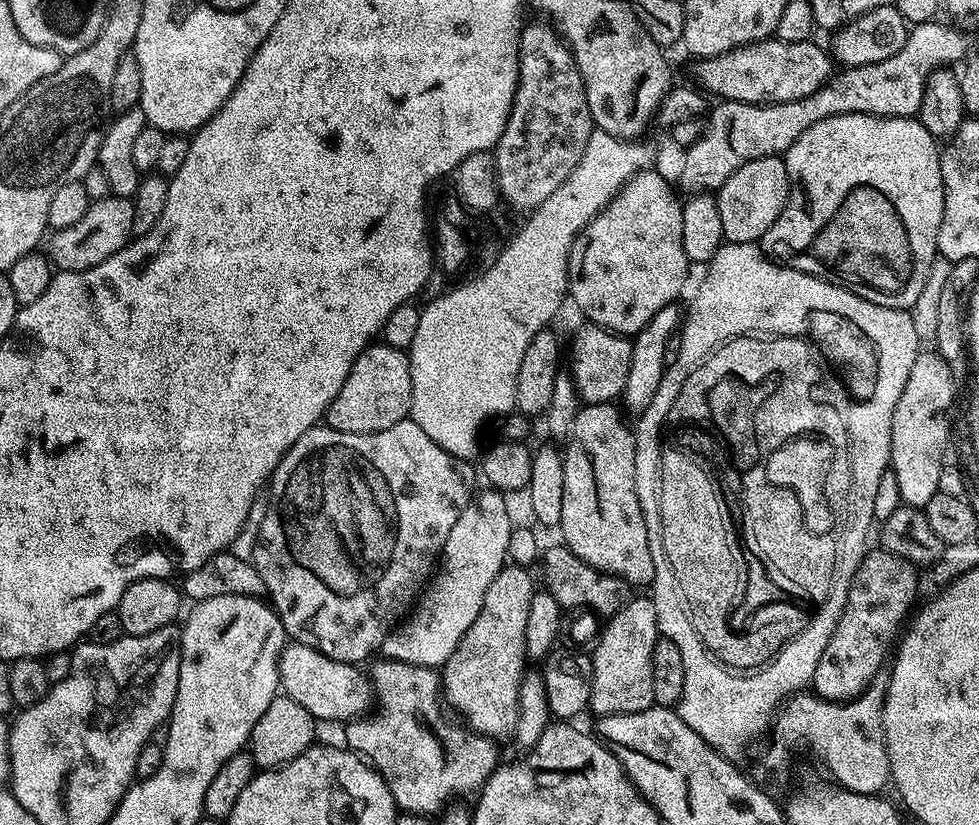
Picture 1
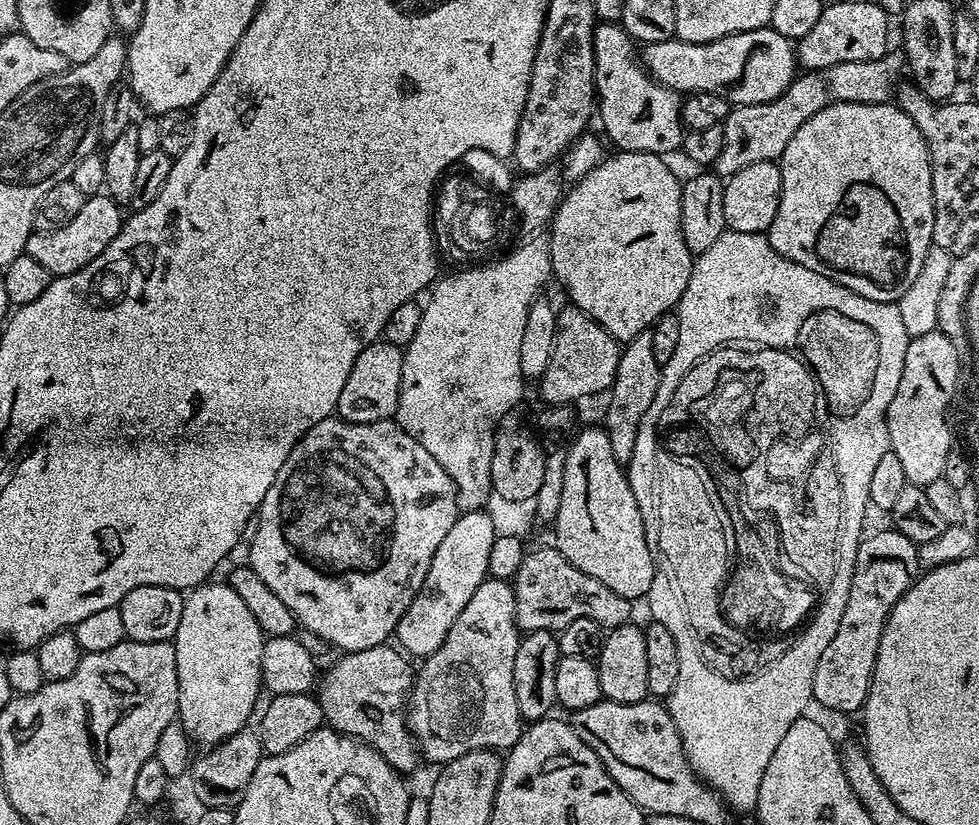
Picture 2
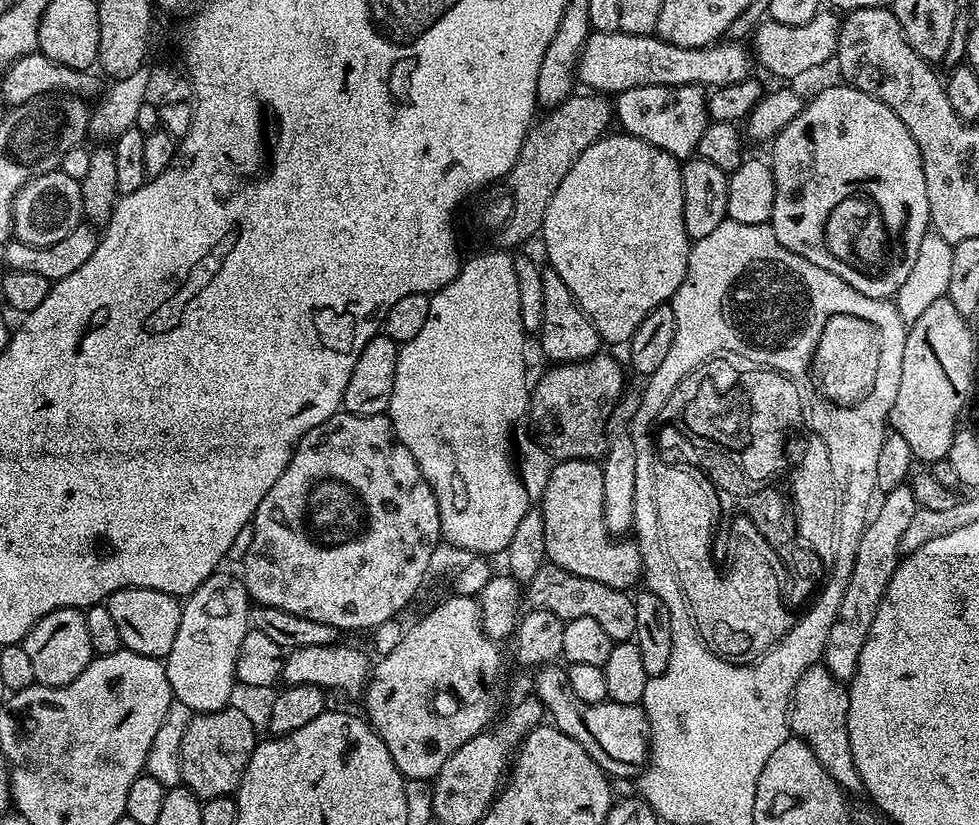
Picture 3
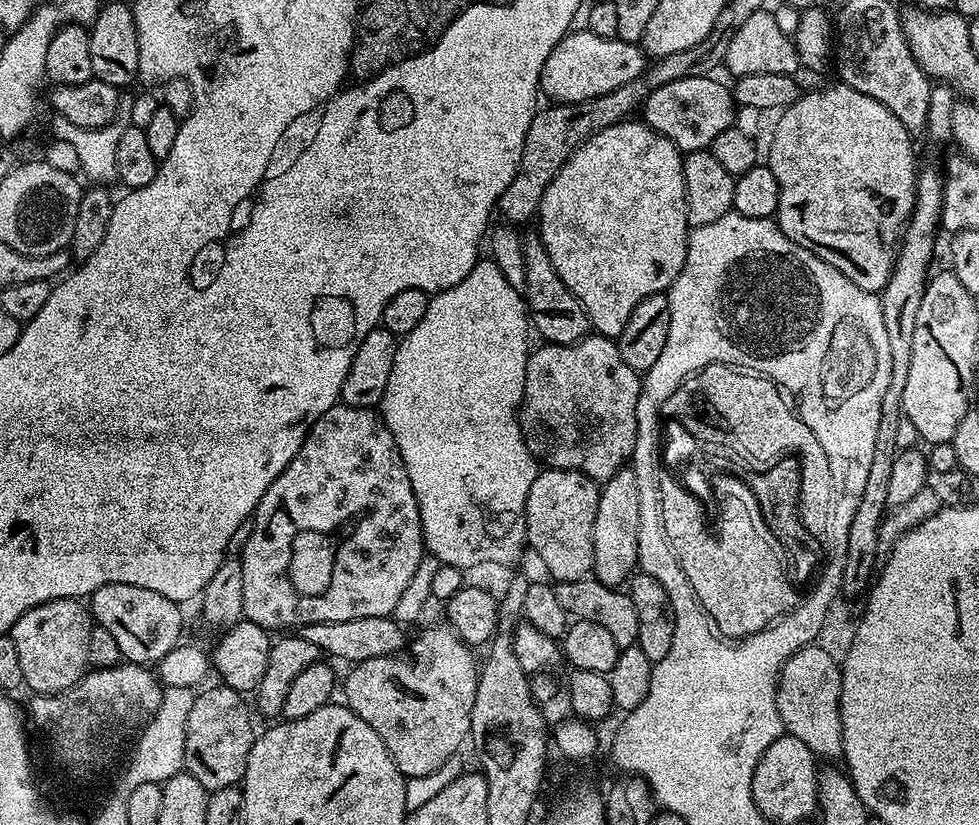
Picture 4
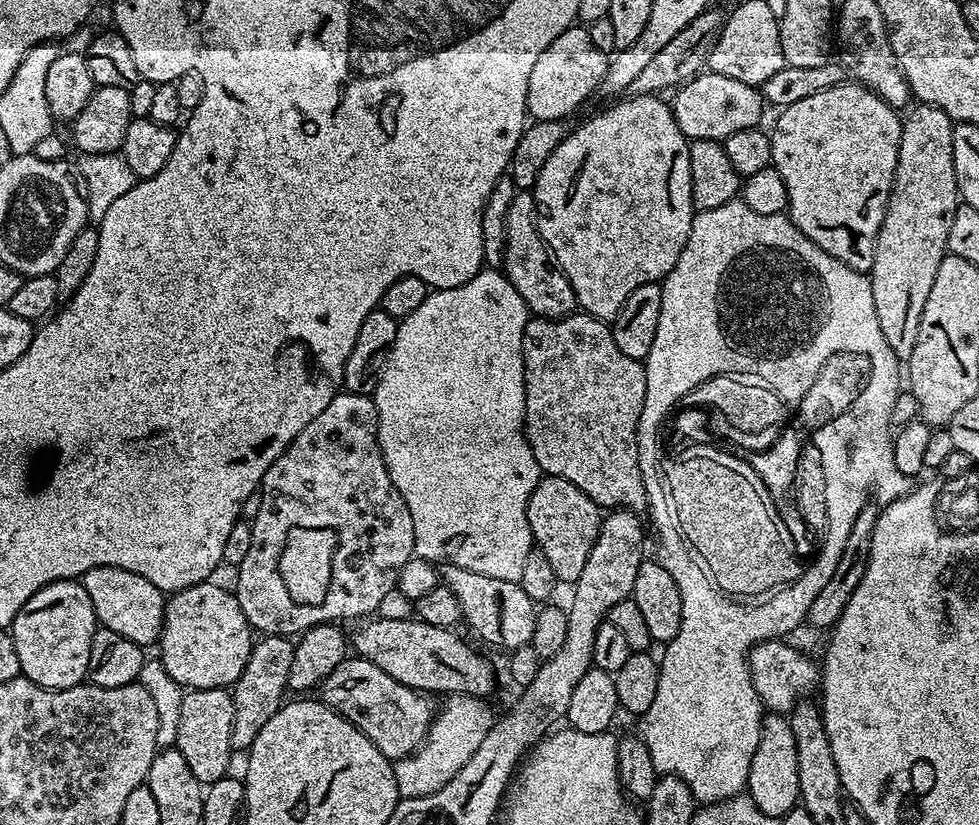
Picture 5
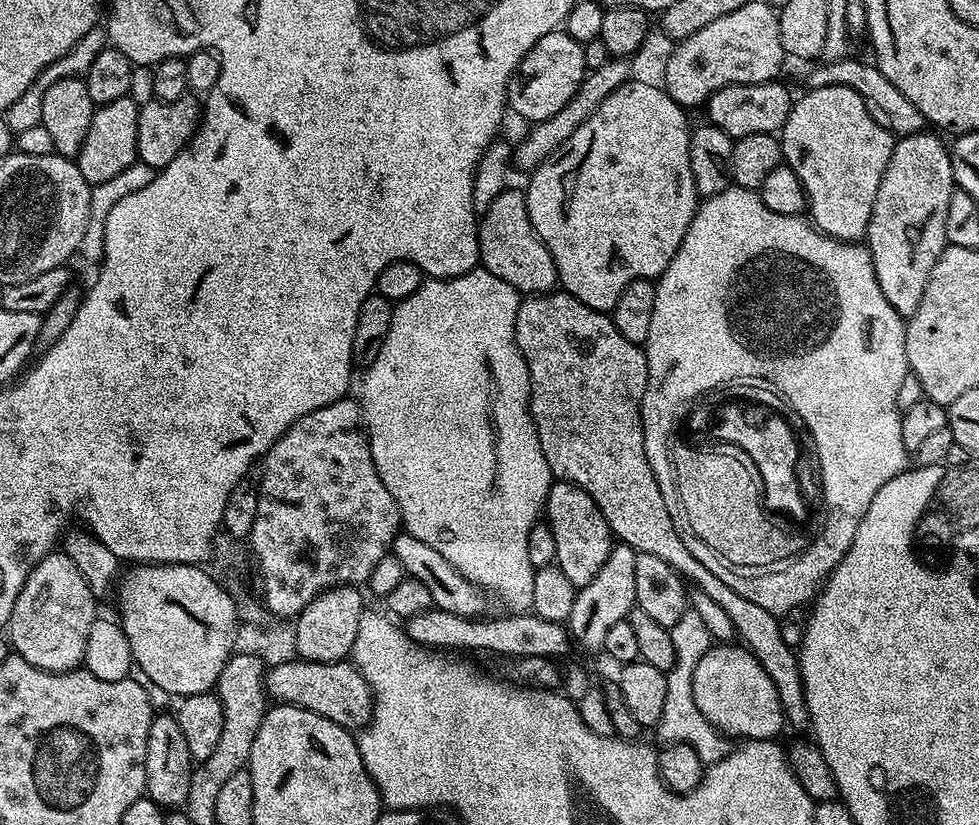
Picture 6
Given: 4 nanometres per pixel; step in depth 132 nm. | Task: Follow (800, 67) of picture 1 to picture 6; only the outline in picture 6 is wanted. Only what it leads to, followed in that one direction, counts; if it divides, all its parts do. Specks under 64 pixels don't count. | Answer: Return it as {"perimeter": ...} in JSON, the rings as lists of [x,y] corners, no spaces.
{"perimeter":[[[563,30],[546,34],[538,38],[522,62],[518,62],[508,83],[508,108],[516,111],[527,122],[554,118],[554,114],[558,114],[558,110],[562,110],[562,106],[574,98],[587,72],[584,45],[570,38],[570,34]]]}

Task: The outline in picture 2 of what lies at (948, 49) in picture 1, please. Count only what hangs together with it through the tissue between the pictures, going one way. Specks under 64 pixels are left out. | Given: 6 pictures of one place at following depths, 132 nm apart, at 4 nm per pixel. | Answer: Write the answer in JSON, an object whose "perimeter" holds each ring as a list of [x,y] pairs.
{"perimeter":[[[889,50],[877,60],[859,60],[858,62],[838,62],[829,68],[813,68],[804,70],[797,75],[790,87],[778,98],[761,104],[737,104],[729,111],[723,122],[724,137],[722,138],[722,154],[718,154],[714,168],[721,177],[733,176],[742,166],[750,166],[754,162],[767,160],[779,161],[781,154],[794,138],[794,133],[802,122],[810,122],[818,110],[826,104],[887,104],[894,89],[901,83],[900,71],[903,73],[906,61],[899,51]]]}

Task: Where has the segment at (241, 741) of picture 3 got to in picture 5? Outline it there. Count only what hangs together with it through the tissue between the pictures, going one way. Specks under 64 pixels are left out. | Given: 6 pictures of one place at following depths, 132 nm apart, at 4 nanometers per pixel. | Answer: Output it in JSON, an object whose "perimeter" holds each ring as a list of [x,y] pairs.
{"perimeter":[[[193,688],[185,691],[182,704],[179,707],[177,722],[177,738],[175,747],[186,758],[190,770],[194,770],[194,778],[202,786],[218,782],[223,776],[229,775],[228,763],[232,760],[234,749],[232,747],[232,731],[234,730],[234,702],[231,691],[227,688]]]}

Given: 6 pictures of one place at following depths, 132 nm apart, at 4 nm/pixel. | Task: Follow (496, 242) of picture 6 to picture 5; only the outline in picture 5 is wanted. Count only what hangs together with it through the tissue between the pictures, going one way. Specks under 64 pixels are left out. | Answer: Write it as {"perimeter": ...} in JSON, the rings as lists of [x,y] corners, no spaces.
{"perimeter":[[[517,191],[510,210],[504,217],[504,262],[502,271],[508,281],[522,294],[533,317],[559,320],[577,311],[576,295],[562,270],[552,258],[548,244],[540,236],[536,225],[536,197],[531,191]]]}

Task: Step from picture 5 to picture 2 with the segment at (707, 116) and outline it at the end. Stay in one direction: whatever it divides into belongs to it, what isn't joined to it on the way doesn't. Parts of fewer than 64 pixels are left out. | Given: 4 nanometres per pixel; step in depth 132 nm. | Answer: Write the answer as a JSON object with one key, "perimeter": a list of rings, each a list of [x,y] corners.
{"perimeter":[[[616,22],[596,25],[594,39],[596,63],[595,99],[598,101],[598,120],[604,123],[603,135],[613,140],[621,152],[649,152],[667,157],[684,143],[685,126],[680,119],[681,93],[660,84],[647,75],[638,59],[638,48],[623,27]]]}

